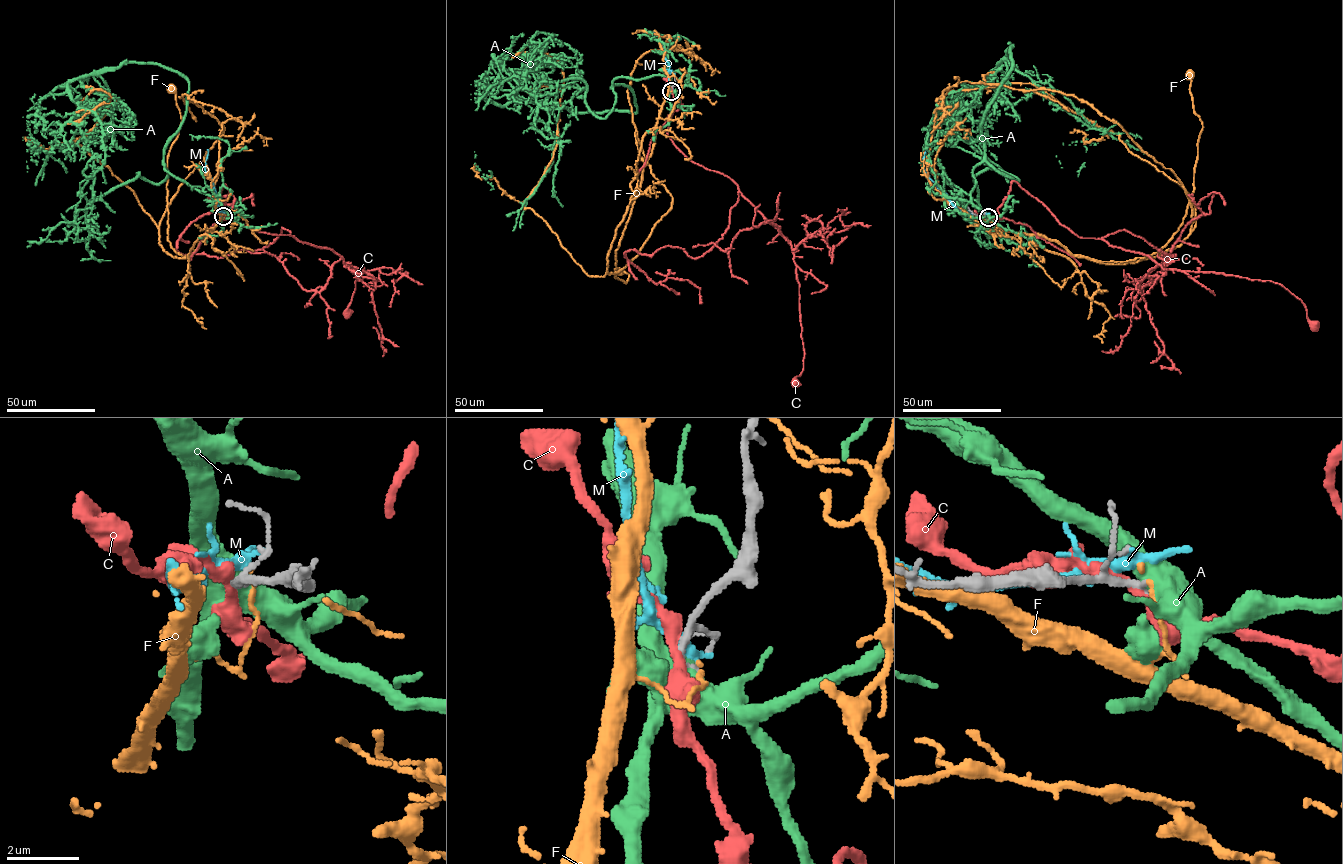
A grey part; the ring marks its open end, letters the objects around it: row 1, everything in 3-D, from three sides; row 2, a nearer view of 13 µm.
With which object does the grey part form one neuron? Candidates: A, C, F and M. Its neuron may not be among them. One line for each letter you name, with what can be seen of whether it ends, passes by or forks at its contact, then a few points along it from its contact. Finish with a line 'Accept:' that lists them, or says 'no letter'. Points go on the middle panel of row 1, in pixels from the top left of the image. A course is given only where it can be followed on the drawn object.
Accept: no letter

